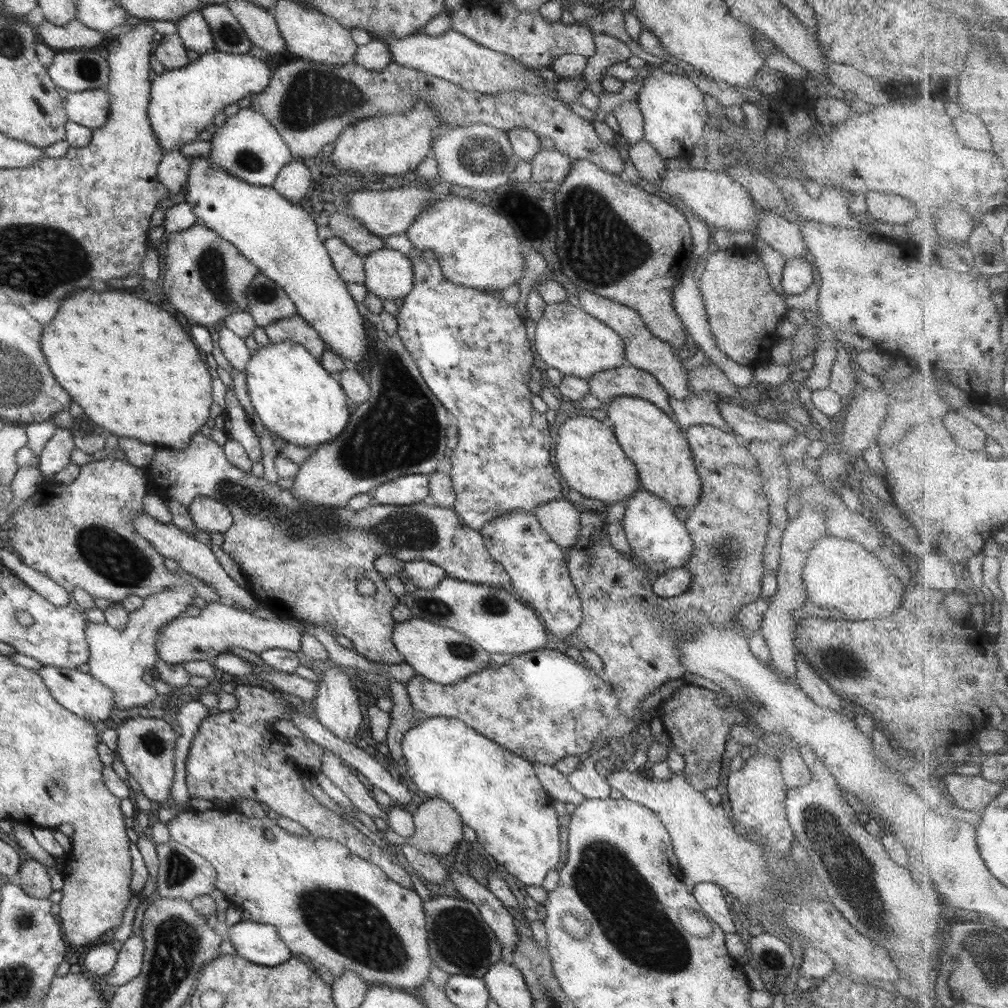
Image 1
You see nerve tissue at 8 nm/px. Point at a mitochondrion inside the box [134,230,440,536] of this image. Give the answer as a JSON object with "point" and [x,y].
{"point":[211,265]}

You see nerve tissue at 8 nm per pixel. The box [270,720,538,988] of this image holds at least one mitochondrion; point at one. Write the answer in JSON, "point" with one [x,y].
{"point":[349,924]}

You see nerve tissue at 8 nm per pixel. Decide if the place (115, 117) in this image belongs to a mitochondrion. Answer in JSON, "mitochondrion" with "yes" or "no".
{"mitochondrion":"no"}

